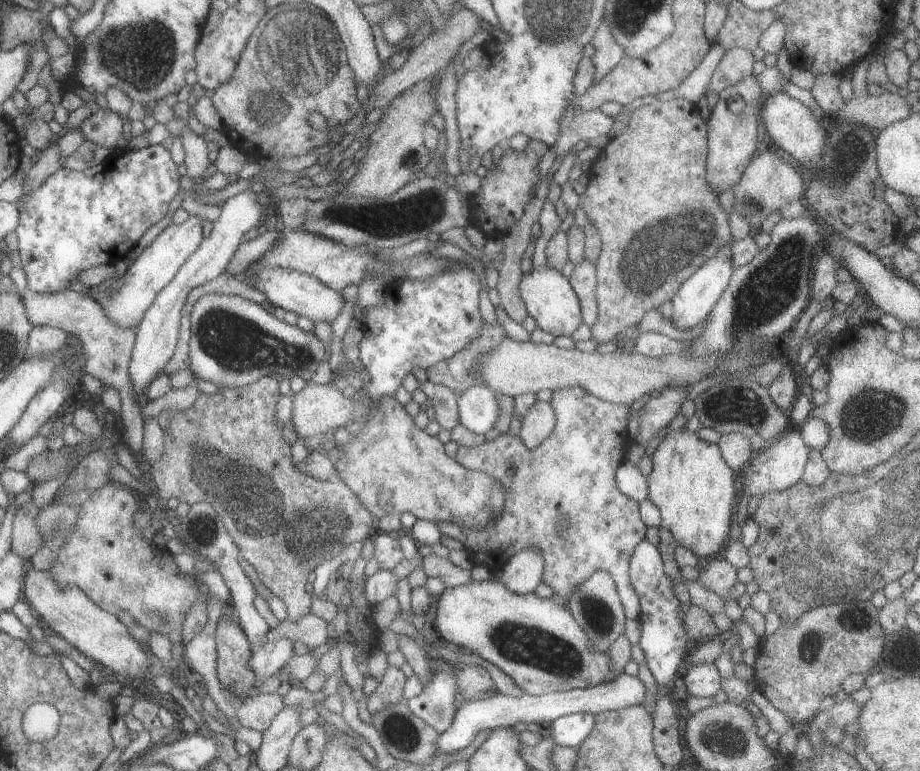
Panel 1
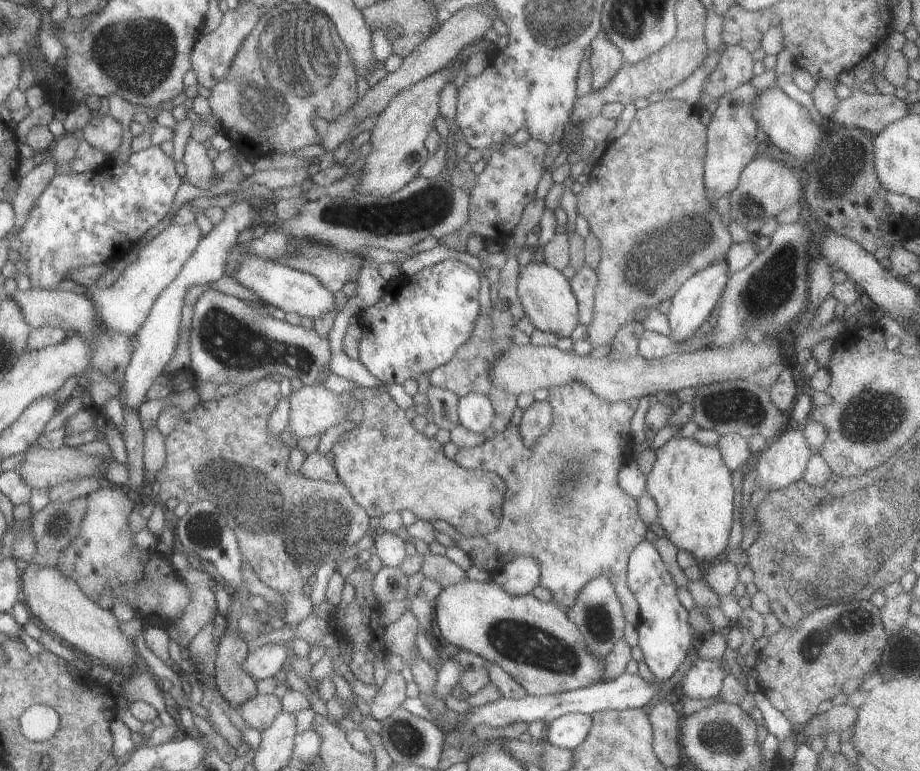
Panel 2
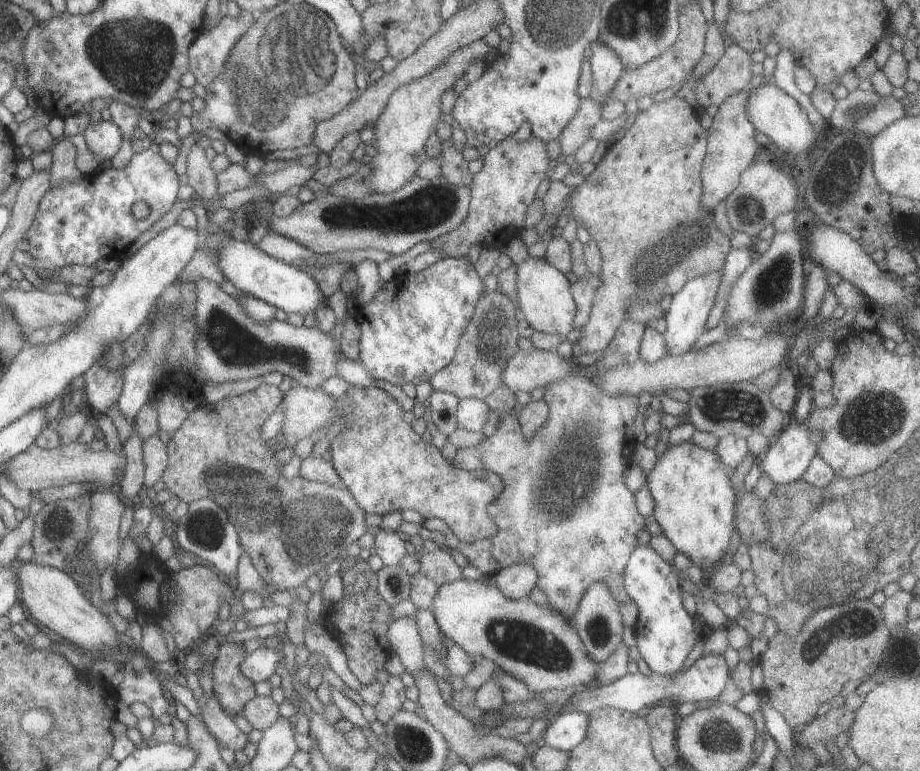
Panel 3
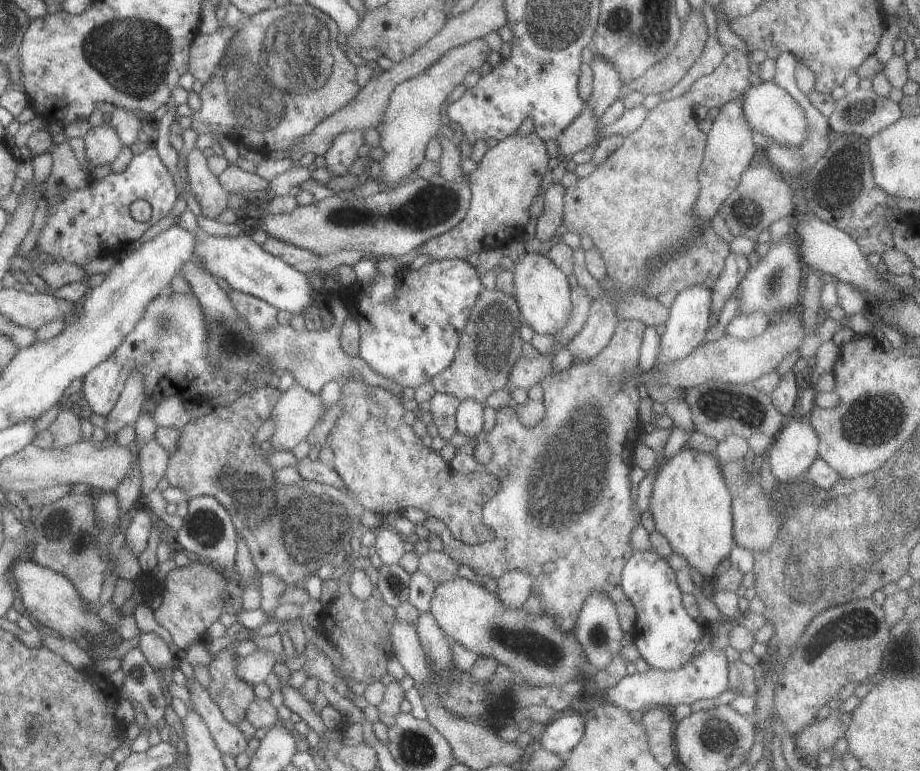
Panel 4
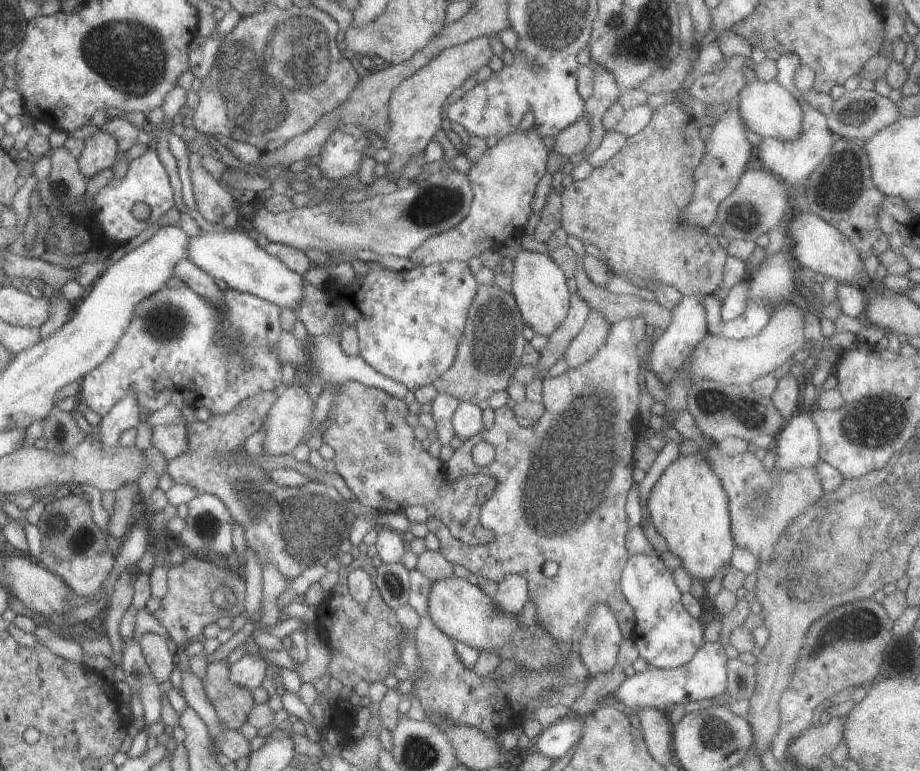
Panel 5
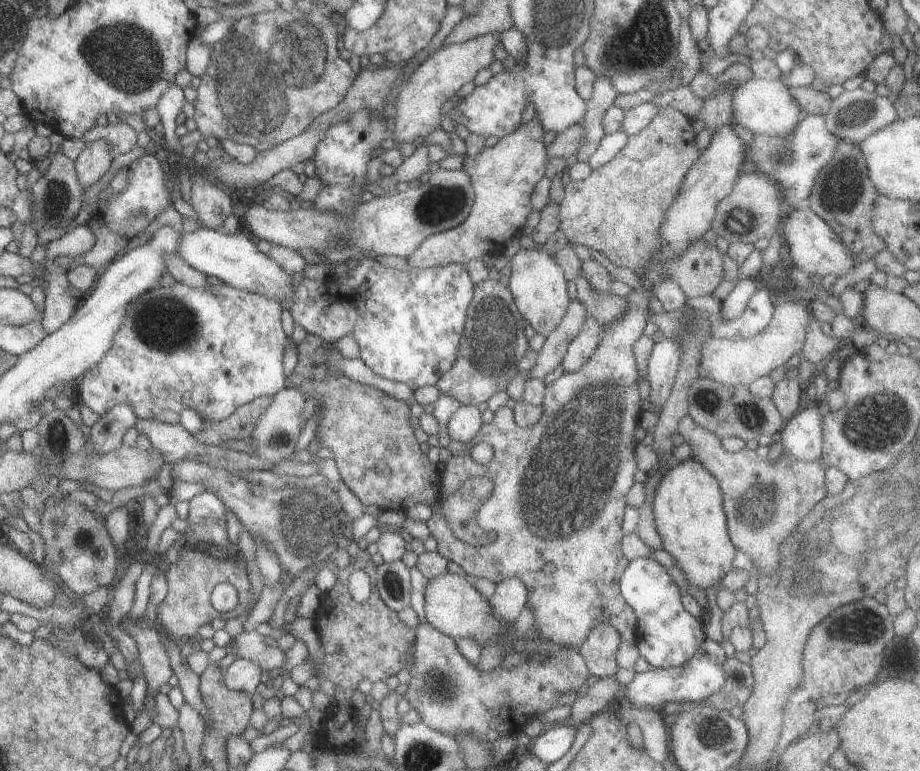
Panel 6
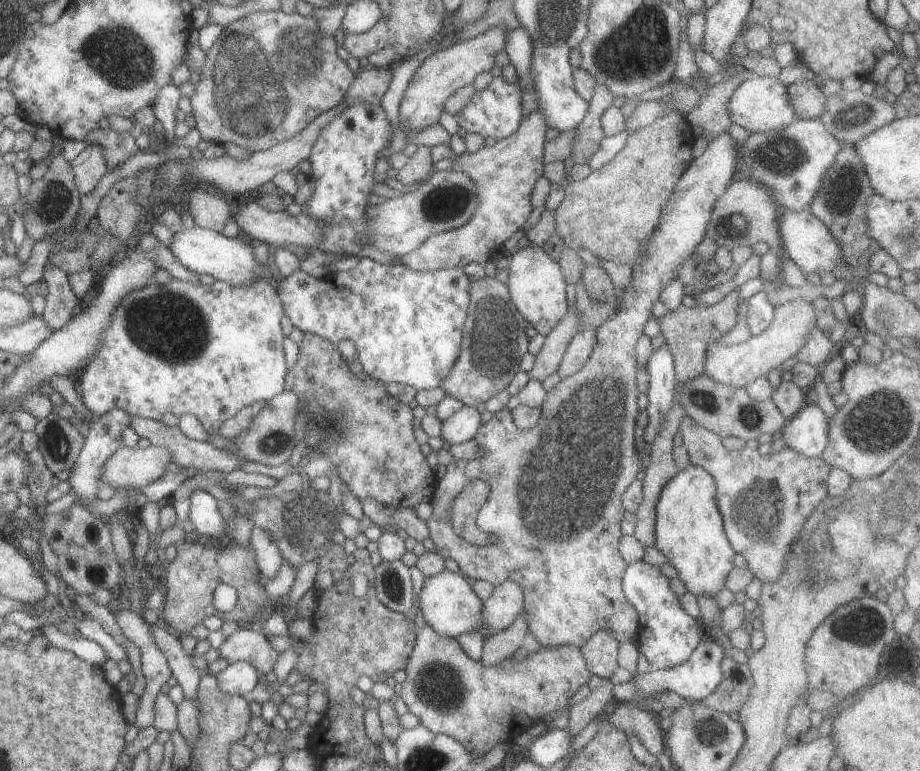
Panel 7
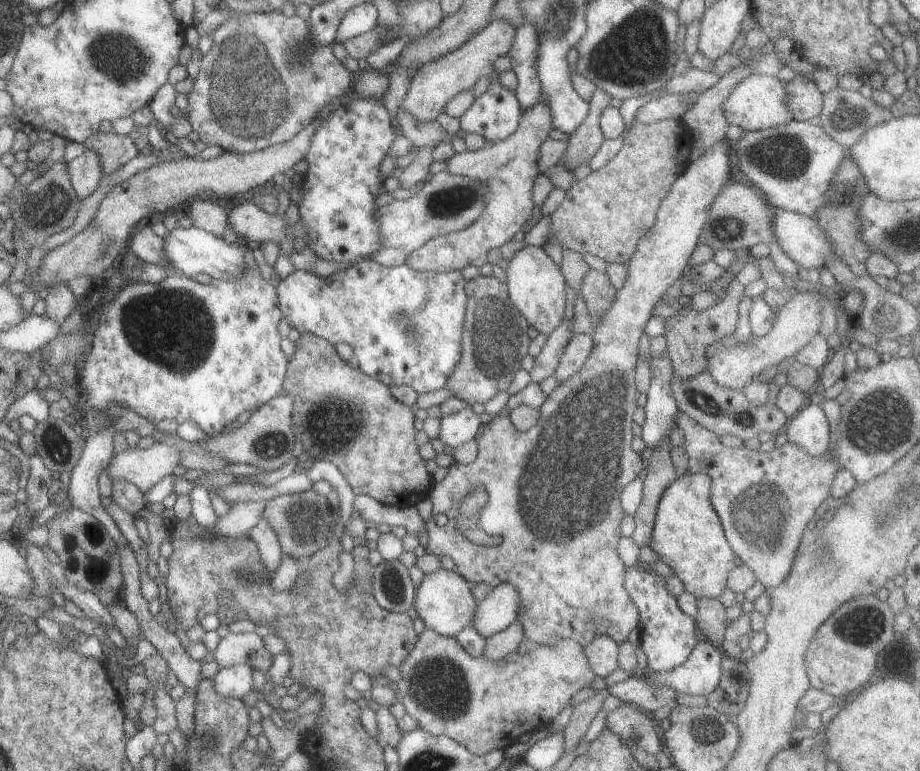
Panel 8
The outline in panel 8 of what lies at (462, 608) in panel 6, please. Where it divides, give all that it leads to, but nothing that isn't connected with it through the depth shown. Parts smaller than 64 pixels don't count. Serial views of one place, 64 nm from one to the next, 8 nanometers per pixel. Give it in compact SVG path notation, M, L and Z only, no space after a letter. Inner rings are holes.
M439 568L424 574L421 582L417 583L412 606L425 627L441 636L453 637L473 618L476 602L470 593L471 587L472 582L456 572Z

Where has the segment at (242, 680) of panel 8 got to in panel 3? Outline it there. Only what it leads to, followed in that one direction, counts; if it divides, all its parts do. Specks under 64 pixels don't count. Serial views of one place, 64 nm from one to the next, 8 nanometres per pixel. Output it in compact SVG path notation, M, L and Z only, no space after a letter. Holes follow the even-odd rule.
M260 646L250 653L246 652L238 664L238 669L245 678L255 684L273 674L280 660L282 660L282 654Z

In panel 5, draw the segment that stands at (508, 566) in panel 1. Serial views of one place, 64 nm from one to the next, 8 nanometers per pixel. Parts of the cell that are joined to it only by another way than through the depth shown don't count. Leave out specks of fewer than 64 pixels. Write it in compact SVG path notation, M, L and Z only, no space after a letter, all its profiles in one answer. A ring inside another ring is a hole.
M507 575L496 583L492 596L499 611L516 615L528 601L527 581L521 575Z

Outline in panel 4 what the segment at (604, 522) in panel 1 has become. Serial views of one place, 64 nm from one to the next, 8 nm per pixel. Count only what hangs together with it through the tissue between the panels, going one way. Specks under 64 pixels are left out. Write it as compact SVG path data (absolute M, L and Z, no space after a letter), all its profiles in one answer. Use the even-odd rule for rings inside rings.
M635 319L617 321L609 342L593 358L576 365L571 364L561 372L542 378L539 383L544 413L535 426L525 428L517 425L513 405L509 405L496 411L495 424L491 430L481 430L455 449L453 458L448 462L449 468L455 473L477 471L491 473L498 478L496 493L482 506L482 523L494 532L493 540L466 545L454 539L444 522L438 518L429 516L422 522L431 534L439 536L443 544L442 551L453 562L468 566L475 574L495 580L507 571L530 574L530 594L538 597L540 612L549 617L556 629L563 634L572 634L579 609L592 591L600 592L613 601L621 630L632 634L636 614L629 599L625 598L619 581L622 568L633 552L628 543L629 533L639 525L640 520L639 514L635 515L631 511L629 499L631 453L639 441L635 430L639 424L637 407L640 398L634 382L624 375L637 367L638 350L645 329L644 324ZM477 442L488 444L493 453L491 460L482 465L476 463L471 456ZM549 482L549 492L545 488L541 496L543 484ZM545 562L553 564L553 572L549 576L543 575Z

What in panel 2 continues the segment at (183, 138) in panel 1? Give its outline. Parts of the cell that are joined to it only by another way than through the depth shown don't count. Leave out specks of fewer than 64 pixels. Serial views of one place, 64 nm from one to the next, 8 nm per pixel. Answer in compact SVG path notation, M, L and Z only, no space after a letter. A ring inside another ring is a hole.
M189 137L184 144L184 153L181 162L186 169L185 182L197 188L208 189L213 183L210 179L214 176L212 162L205 155L203 144Z

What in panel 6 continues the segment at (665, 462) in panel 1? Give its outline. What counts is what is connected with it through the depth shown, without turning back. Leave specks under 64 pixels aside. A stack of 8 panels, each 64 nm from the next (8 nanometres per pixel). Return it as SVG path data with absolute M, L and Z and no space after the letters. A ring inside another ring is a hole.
M691 457L683 462L676 462L664 473L655 489L652 498L652 515L656 533L661 541L661 549L672 556L673 564L683 572L687 584L703 590L713 584L718 584L718 588L721 588L720 580L733 567L731 559L735 554L735 548L730 543L726 531L726 518L721 508L721 493L713 475Z

